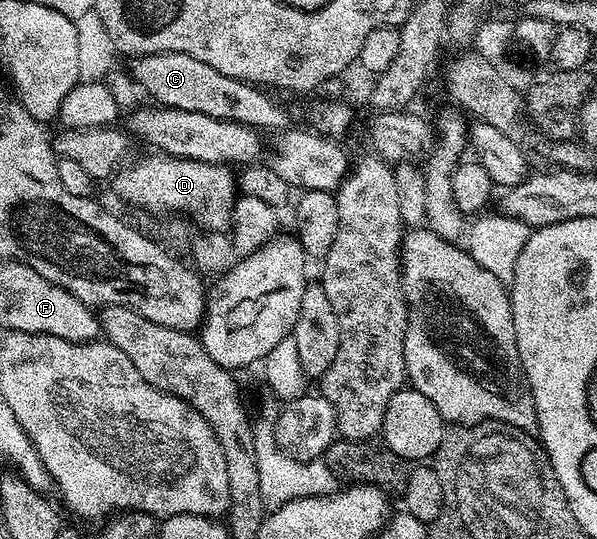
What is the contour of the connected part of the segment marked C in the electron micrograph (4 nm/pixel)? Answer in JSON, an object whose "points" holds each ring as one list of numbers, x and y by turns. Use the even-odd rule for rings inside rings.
{"points":[[161,52,148,56,136,56,130,61,129,73,137,82,145,86,150,99,156,105,177,110,193,110,201,114,209,114,218,120,232,120,238,124,248,124,256,130,275,128,283,130,288,127,291,116,283,104,278,104,271,96,266,96,262,87,246,84,244,80,229,78,213,70,213,66,205,66,205,62,197,62,197,58,189,58,189,54]]}

